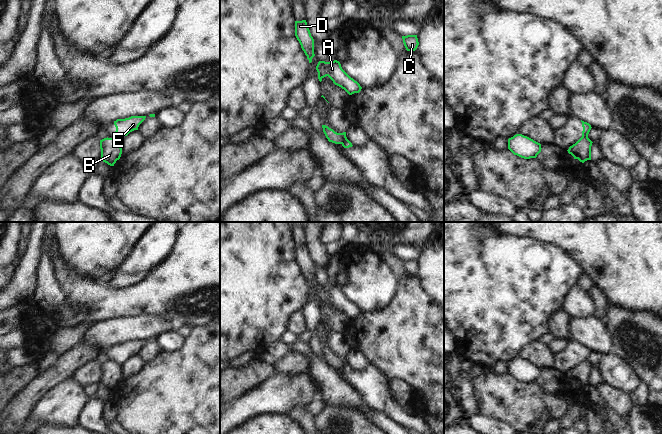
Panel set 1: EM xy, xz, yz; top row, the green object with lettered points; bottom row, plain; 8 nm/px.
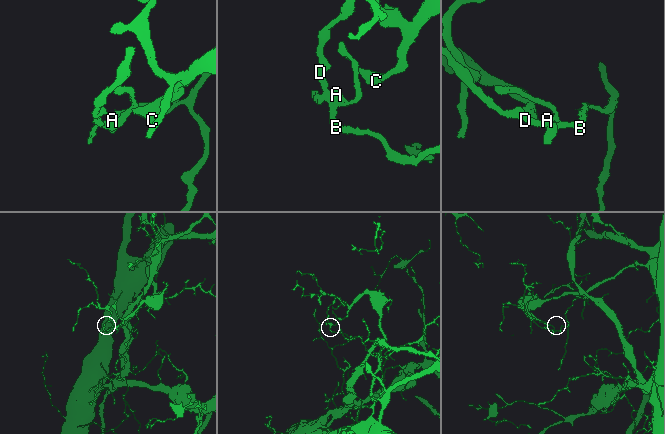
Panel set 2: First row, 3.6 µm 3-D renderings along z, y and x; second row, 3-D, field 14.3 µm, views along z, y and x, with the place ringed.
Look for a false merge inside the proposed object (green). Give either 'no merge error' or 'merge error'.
merge error

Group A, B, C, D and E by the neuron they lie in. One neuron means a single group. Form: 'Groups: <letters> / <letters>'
Groups: A B C D / E

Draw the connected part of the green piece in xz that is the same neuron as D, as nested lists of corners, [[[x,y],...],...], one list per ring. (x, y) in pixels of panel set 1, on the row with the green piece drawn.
[[[306,20],[295,21],[295,36],[299,41],[309,63],[312,62],[314,54],[314,39],[311,36]]]

